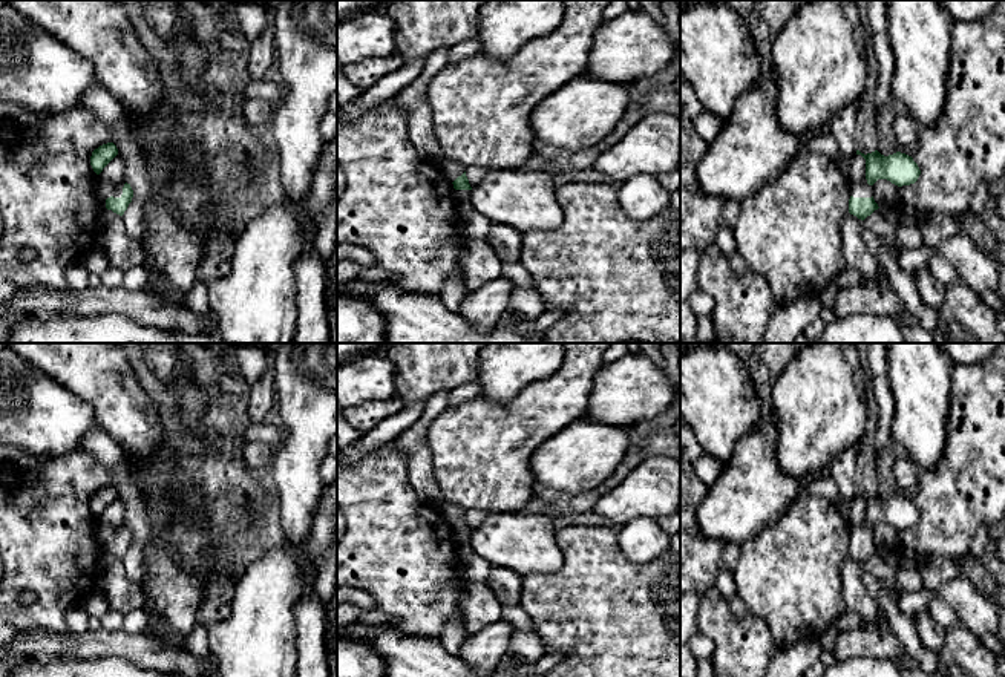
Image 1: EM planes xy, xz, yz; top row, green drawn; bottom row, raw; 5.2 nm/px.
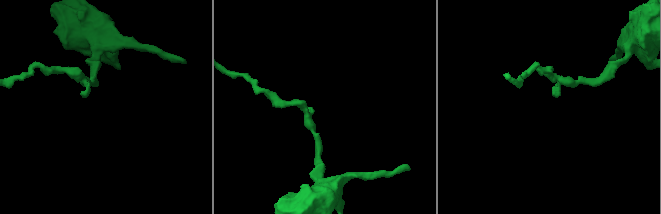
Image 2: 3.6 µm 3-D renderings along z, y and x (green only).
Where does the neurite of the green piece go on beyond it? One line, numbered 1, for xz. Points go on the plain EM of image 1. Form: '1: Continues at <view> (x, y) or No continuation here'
1: No continuation here

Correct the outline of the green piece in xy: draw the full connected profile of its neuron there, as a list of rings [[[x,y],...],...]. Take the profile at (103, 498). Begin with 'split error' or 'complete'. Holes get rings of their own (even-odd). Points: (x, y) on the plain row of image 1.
complete; [[[113,486],[100,489],[92,495],[90,509],[97,518],[118,498],[118,492]]]

